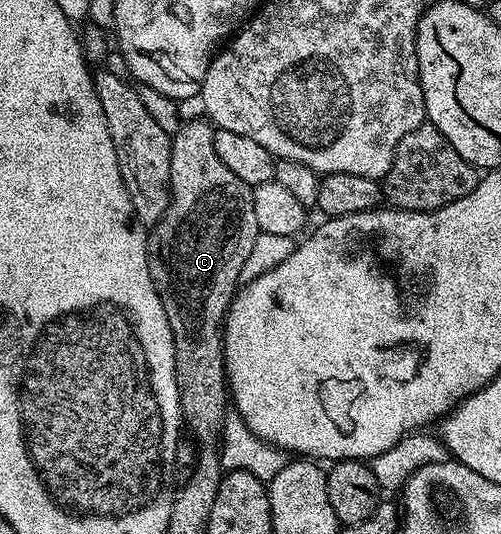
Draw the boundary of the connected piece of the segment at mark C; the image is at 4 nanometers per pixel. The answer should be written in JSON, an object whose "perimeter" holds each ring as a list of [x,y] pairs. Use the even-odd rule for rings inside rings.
{"perimeter":[[[206,120],[187,121],[179,130],[174,130],[171,139],[171,201],[163,212],[163,218],[150,230],[147,239],[147,258],[149,259],[149,275],[153,275],[153,283],[157,287],[157,295],[161,299],[161,307],[165,307],[165,315],[171,324],[173,339],[175,340],[175,374],[179,384],[179,397],[187,397],[187,401],[199,401],[203,393],[207,393],[207,417],[212,417],[216,422],[222,423],[229,415],[229,390],[227,387],[227,368],[223,365],[223,338],[221,336],[221,322],[227,316],[232,301],[235,300],[237,290],[240,288],[239,276],[241,267],[249,251],[253,251],[253,243],[257,243],[259,224],[257,223],[257,211],[253,209],[253,192],[248,186],[235,182],[233,171],[225,167],[221,161],[221,155],[215,150],[215,129]]]}

